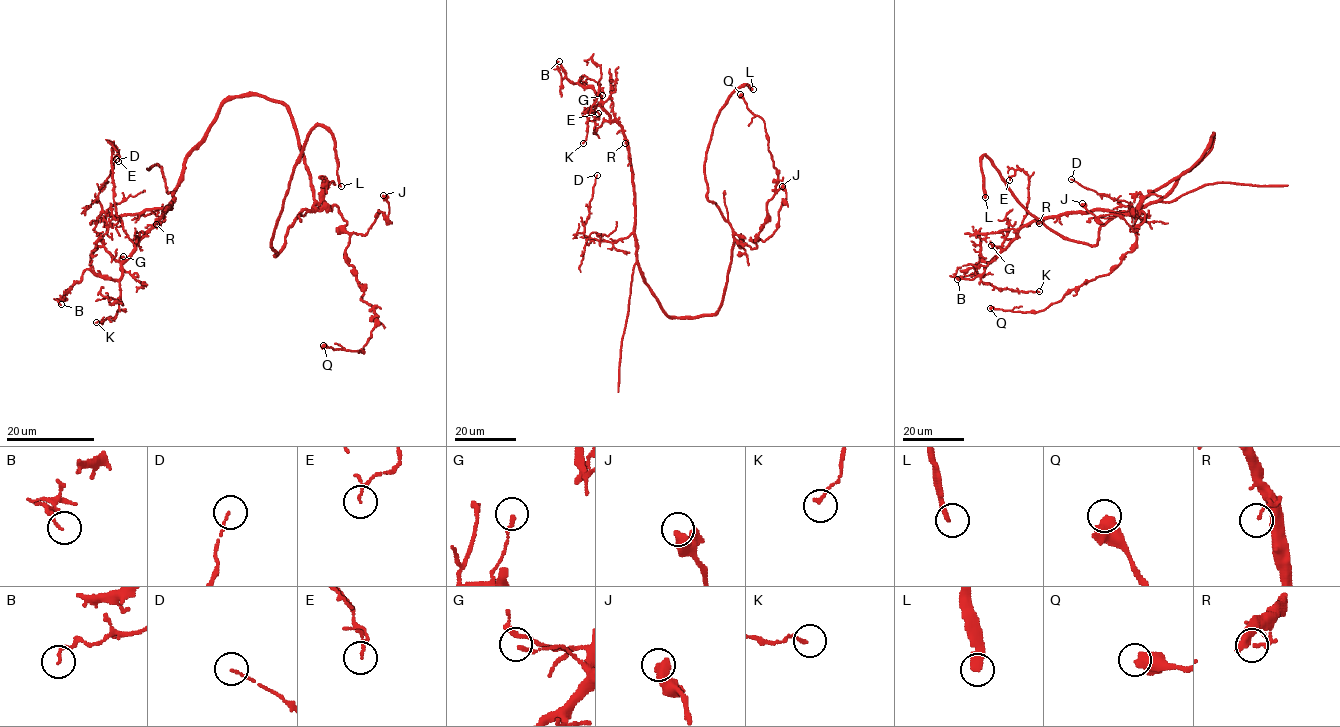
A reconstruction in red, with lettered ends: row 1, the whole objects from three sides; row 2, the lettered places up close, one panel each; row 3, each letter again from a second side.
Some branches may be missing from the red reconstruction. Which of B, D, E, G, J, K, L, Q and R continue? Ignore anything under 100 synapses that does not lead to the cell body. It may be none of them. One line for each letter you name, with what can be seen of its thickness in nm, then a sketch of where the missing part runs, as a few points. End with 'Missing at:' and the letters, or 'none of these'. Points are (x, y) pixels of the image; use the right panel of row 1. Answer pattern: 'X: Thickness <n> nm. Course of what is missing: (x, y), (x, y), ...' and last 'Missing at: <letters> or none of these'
L: Thickness 280 nm
Missing at: L

